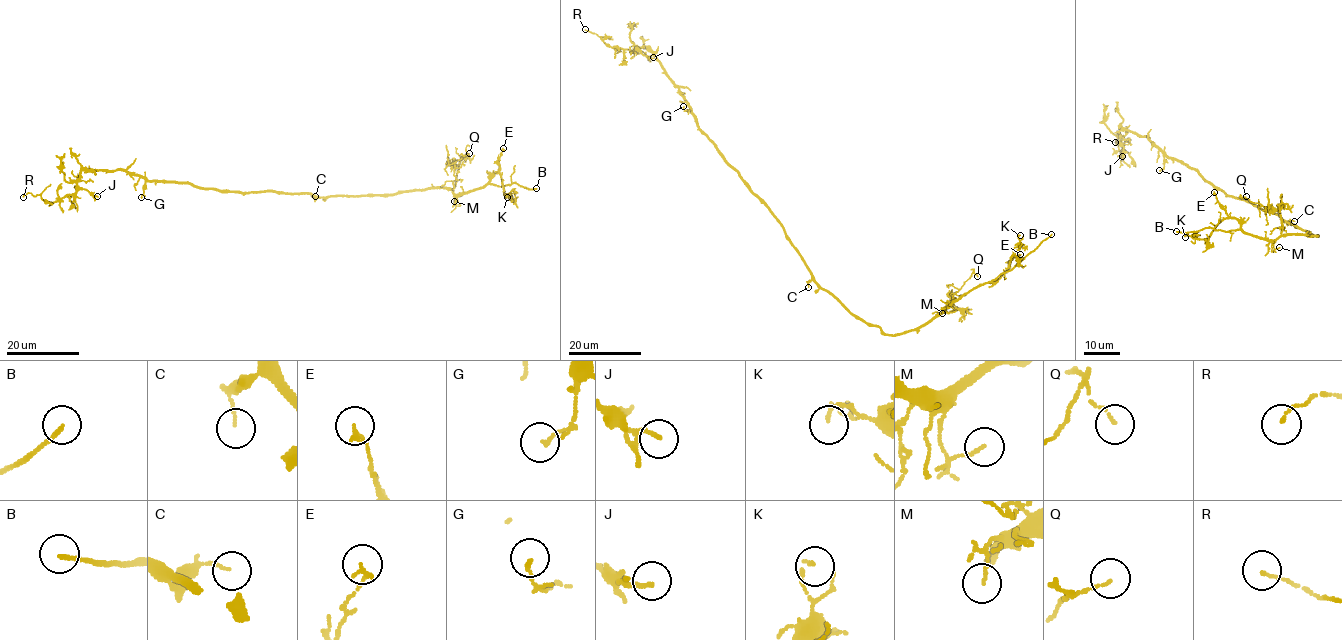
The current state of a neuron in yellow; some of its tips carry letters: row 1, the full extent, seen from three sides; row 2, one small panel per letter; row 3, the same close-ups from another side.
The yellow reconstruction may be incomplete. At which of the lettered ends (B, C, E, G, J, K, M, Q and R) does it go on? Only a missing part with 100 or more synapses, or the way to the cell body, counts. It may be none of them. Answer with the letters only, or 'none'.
B

